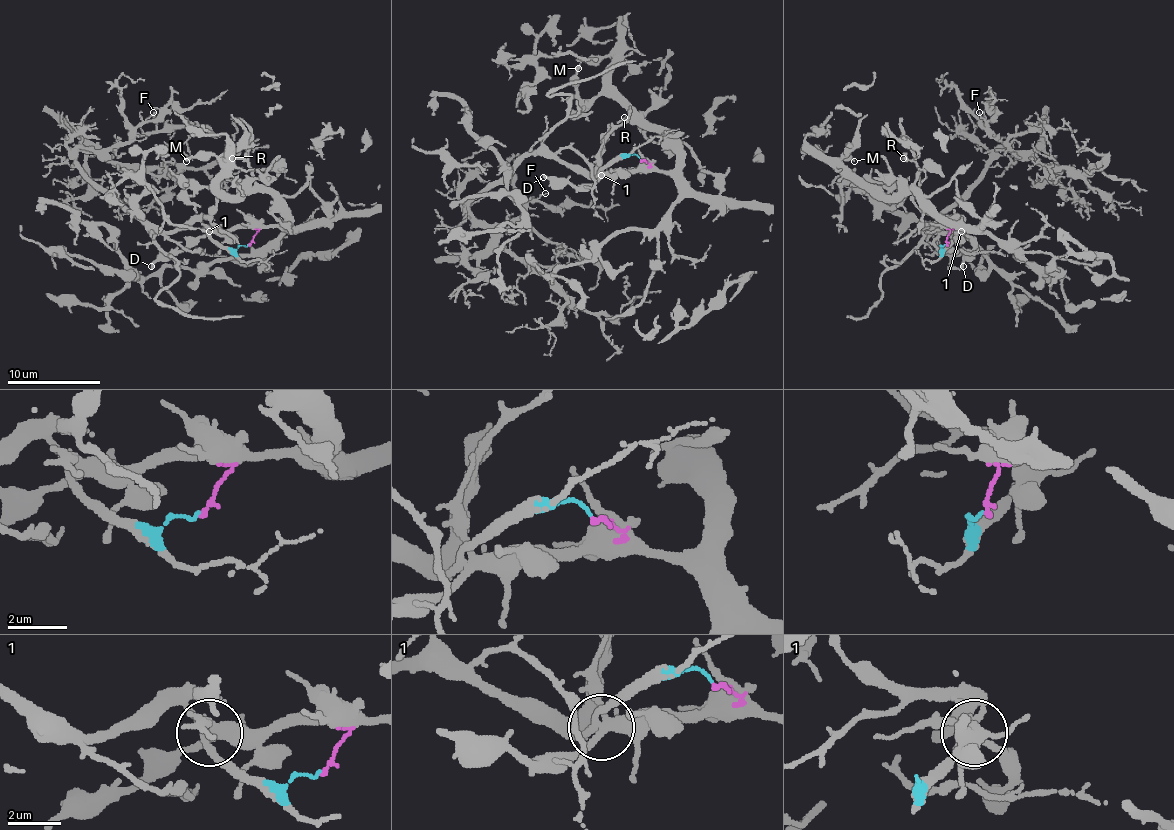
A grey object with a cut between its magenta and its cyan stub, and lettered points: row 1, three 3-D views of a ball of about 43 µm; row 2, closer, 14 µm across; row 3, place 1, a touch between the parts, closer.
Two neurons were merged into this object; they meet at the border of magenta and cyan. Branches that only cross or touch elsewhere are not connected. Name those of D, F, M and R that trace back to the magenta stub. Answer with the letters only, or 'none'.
D, M, R

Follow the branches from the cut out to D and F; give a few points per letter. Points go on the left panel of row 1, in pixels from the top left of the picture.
D: (248, 244), (257, 232), (252, 227), (212, 230), (180, 251), (166, 253), (152, 267)
F: (248, 244), (224, 248), (189, 220), (170, 232), (147, 227), (86, 176), (81, 148), (119, 148), (154, 112)

